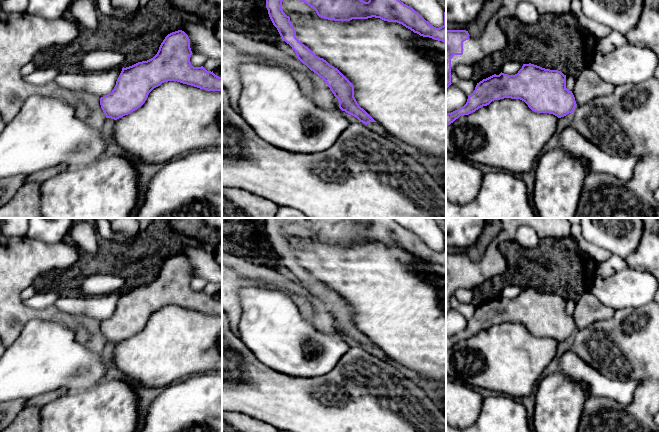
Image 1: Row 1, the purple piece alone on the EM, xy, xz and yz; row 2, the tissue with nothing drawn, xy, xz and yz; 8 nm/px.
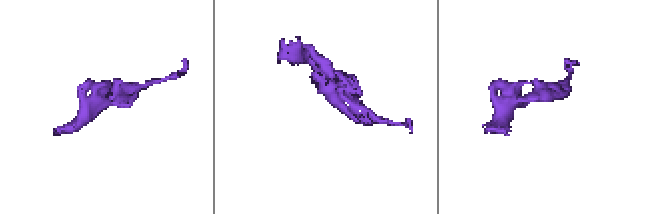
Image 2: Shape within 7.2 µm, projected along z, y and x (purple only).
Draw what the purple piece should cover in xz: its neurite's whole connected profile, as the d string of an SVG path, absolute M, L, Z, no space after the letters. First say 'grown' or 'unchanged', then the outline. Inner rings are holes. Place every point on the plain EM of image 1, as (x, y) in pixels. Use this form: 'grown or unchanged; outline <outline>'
grown; outline M268 218L266 232L273 249L281 262L296 277L290 280L263 266L250 264L239 255L222 251L222 310L228 316L231 330L238 336L241 314L240 288L253 286L288 294L301 314L319 331L338 333L356 341L359 346L376 346L354 321L353 308L334 290L316 280L296 262L290 241L282 234L285 222L298 223L313 232L321 242L334 245L380 242L397 246L423 261L446 267L446 234L444 249L436 252L418 236L404 228L394 218L366 218L369 225L360 223L360 218Z

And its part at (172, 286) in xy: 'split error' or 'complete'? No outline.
split error

